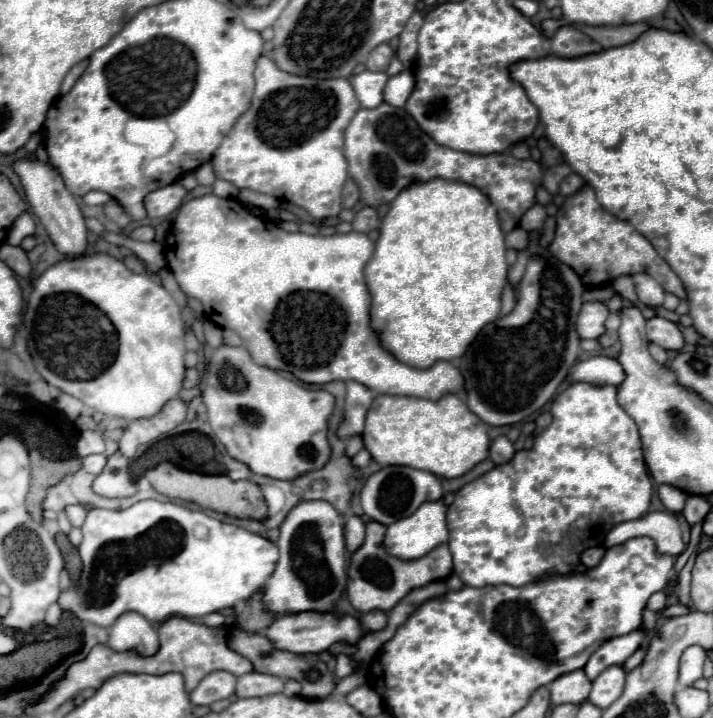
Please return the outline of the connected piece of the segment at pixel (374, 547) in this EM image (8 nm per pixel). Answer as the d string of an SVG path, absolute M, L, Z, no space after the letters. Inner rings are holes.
M370 522L366 526L366 540L364 544L350 556L350 568L348 568L348 600L358 612L370 612L370 610L392 610L410 590L426 586L434 580L446 580L452 574L452 556L448 550L448 544L436 546L430 554L418 558L418 560L400 560L394 556L388 556L388 552L382 546L386 528L382 524Z

